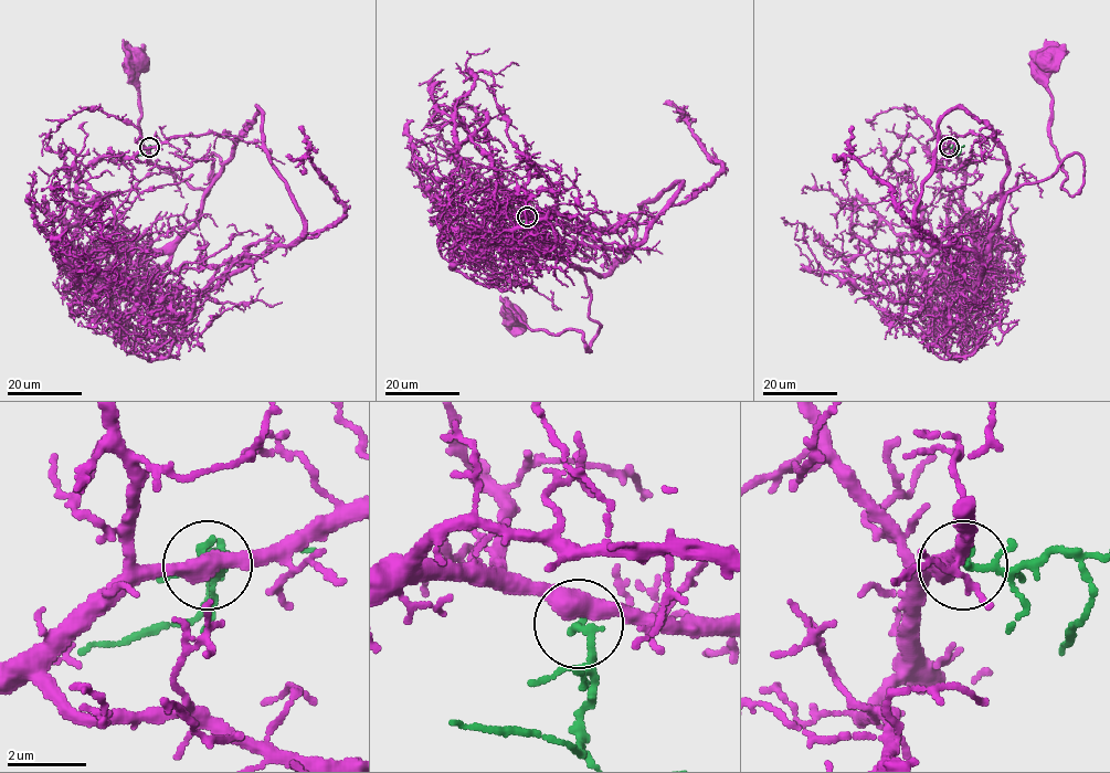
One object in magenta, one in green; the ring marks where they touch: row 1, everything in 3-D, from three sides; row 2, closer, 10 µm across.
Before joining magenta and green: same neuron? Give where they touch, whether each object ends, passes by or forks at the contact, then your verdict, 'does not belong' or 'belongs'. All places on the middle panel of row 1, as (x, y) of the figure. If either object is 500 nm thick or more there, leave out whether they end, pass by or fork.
(527, 216) | magenta passes by | green passes by | belongs

